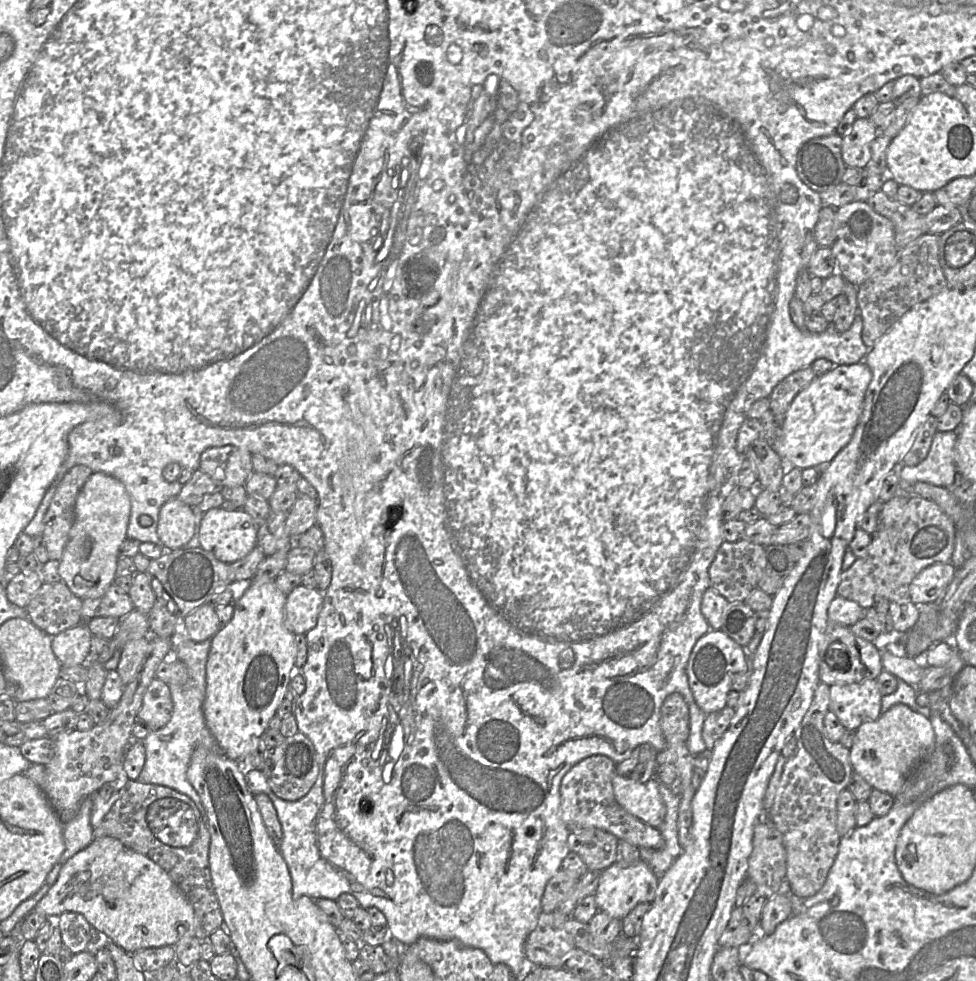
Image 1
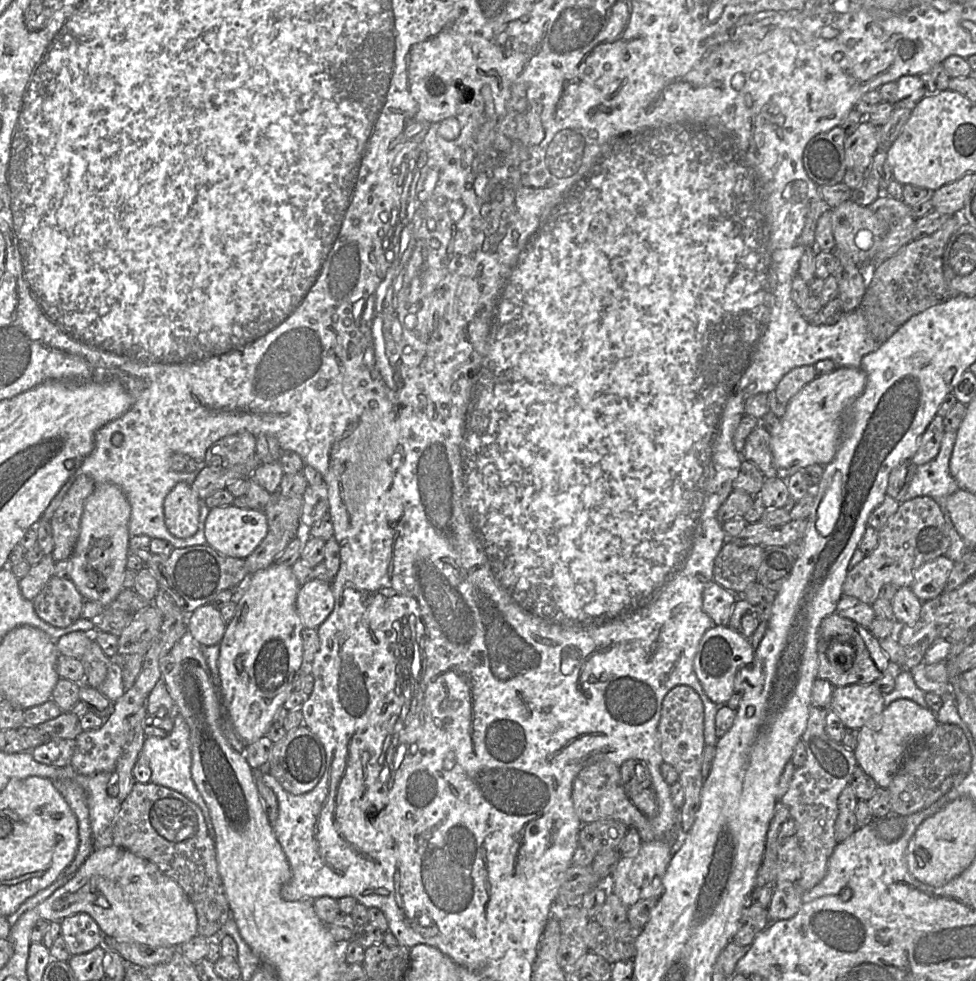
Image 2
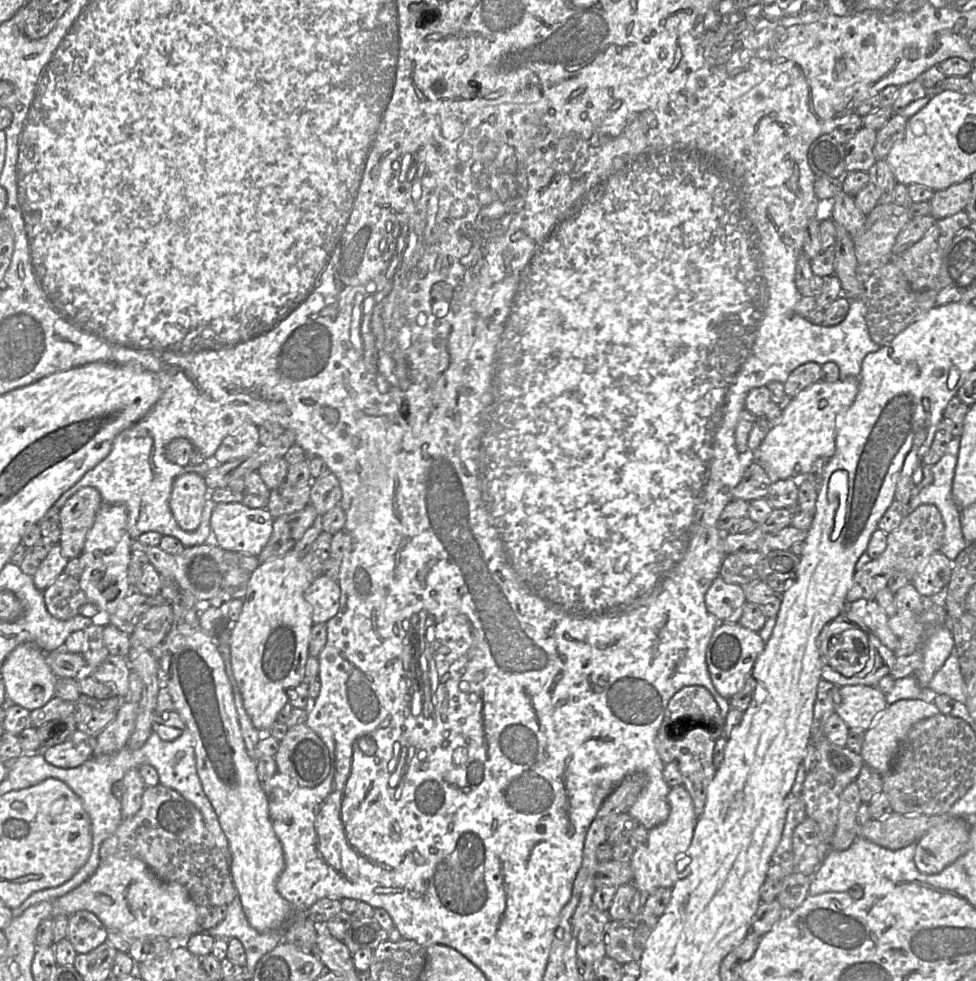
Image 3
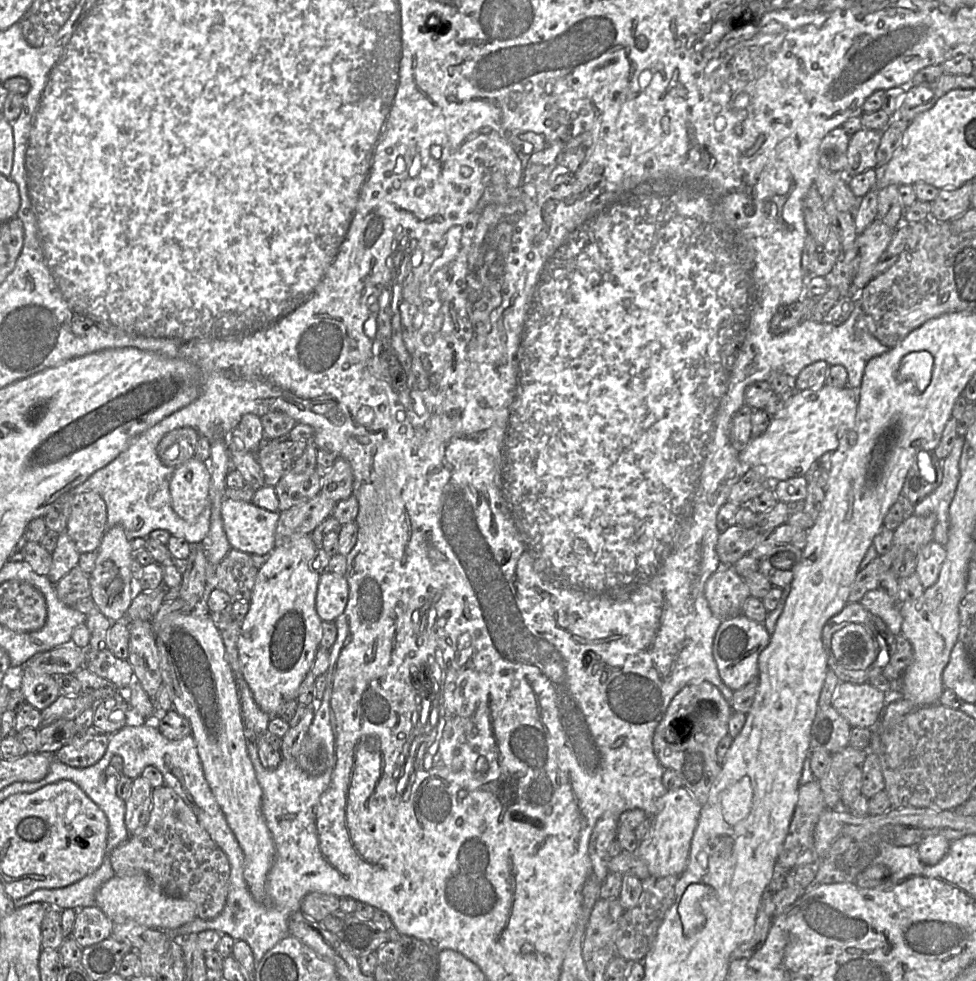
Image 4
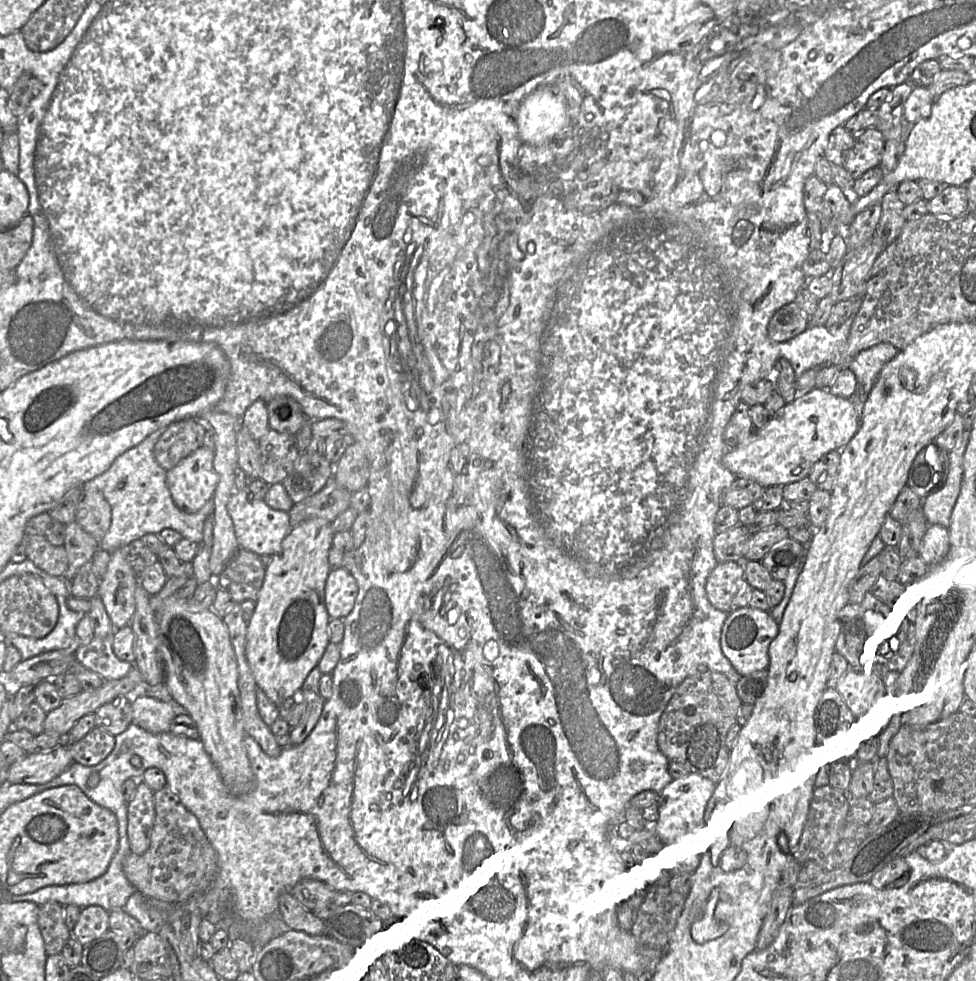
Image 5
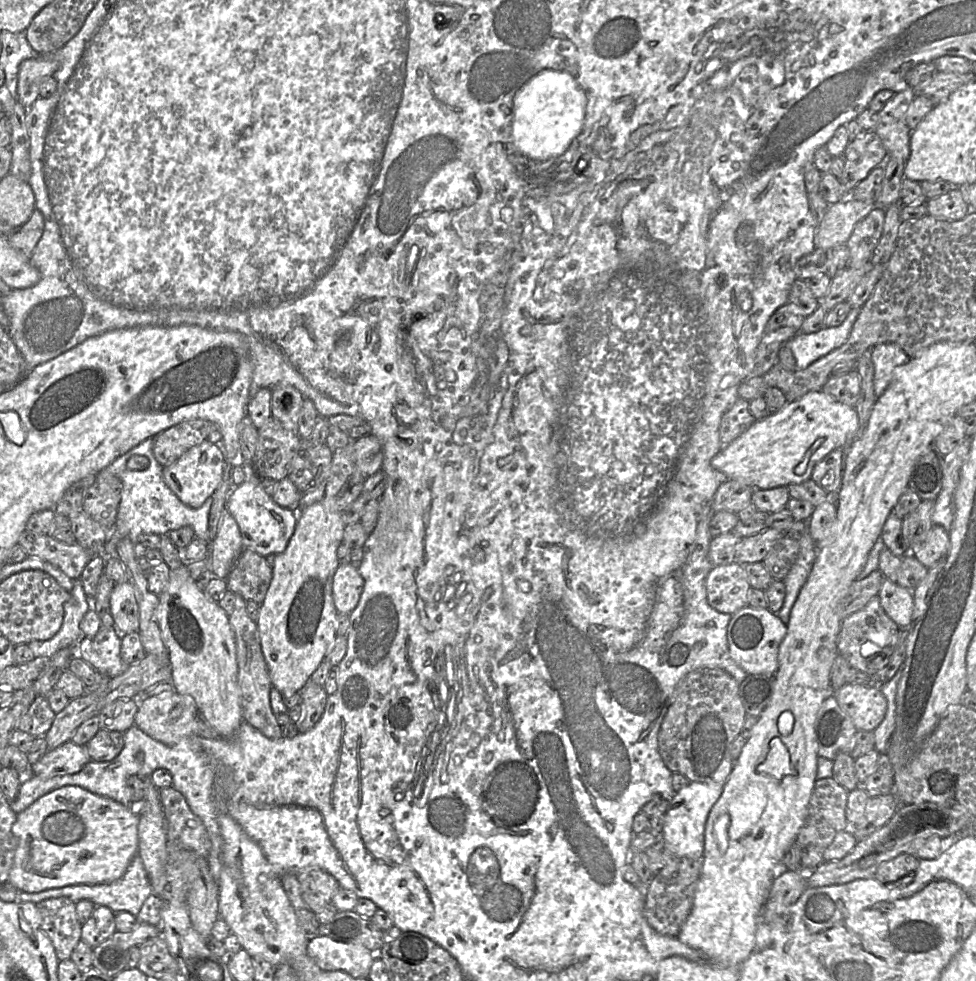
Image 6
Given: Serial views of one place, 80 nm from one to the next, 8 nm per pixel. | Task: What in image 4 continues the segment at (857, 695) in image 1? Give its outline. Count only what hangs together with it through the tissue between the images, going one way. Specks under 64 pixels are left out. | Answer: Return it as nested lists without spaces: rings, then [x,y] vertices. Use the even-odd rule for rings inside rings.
[[[841,682],[832,707],[852,728],[875,728],[887,703],[887,694],[869,683]]]

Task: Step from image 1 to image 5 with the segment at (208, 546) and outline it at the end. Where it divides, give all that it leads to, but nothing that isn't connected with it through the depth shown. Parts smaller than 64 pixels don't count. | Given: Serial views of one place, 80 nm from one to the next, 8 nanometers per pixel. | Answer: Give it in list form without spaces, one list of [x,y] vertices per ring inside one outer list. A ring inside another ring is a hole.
[[[248,489],[234,491],[228,501],[227,509],[240,548],[259,556],[277,554],[281,550],[284,538],[292,529],[288,512],[272,509],[263,499],[253,498]]]

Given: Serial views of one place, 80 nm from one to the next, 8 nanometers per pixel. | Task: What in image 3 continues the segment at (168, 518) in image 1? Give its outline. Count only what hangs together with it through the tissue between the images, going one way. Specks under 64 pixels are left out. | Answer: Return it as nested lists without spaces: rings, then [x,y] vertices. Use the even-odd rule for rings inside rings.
[[[185,473],[174,480],[169,508],[182,530],[191,532],[199,527],[209,493],[210,490],[201,474]]]

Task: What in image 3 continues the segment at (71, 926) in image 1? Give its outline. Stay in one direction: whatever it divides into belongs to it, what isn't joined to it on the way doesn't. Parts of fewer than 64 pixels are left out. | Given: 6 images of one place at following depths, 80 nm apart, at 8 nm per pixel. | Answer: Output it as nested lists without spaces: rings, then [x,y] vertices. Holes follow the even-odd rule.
[[[80,910],[68,918],[67,938],[78,954],[86,954],[107,942],[108,930],[94,913]]]

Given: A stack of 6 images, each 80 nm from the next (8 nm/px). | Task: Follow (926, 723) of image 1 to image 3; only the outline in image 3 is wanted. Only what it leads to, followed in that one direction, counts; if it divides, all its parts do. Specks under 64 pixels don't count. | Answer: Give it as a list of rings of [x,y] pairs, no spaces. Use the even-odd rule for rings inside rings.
[[[931,698],[902,699],[887,705],[886,709],[877,717],[874,724],[864,732],[864,741],[860,756],[864,764],[870,766],[878,774],[886,774],[892,767],[899,746],[908,731],[922,719],[937,715],[939,709]]]

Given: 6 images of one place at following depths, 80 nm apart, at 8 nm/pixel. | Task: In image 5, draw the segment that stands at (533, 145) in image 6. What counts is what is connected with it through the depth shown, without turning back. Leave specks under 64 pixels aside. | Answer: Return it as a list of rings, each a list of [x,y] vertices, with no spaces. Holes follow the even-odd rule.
[[[540,87],[522,100],[515,122],[524,143],[544,145],[569,126],[568,106],[559,91]]]

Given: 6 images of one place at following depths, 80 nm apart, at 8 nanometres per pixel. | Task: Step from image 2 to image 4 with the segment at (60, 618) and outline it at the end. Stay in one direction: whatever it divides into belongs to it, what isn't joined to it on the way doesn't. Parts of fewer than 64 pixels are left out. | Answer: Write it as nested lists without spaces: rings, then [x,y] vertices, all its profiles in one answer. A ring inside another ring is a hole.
[[[73,568],[55,584],[56,594],[66,606],[74,607],[78,602],[91,598],[90,574]]]

